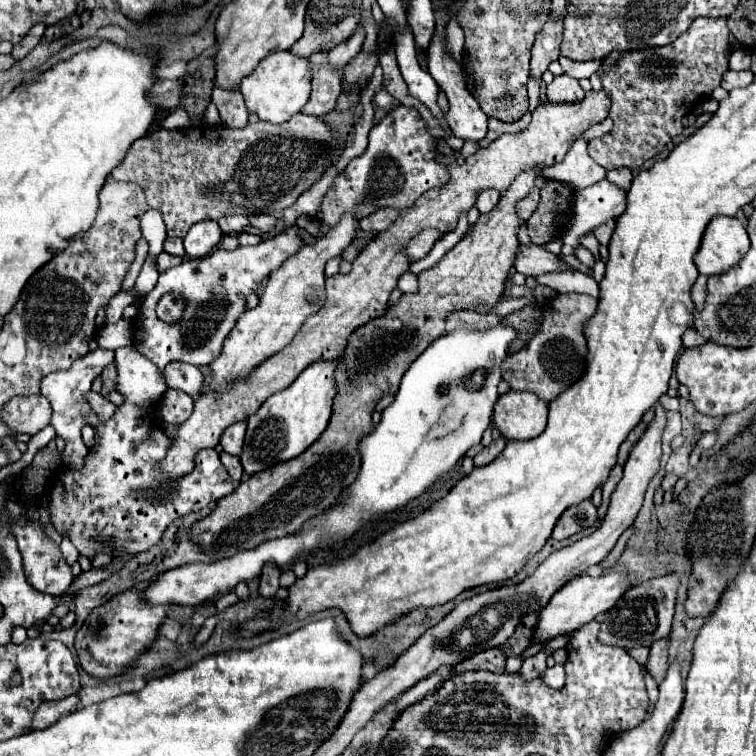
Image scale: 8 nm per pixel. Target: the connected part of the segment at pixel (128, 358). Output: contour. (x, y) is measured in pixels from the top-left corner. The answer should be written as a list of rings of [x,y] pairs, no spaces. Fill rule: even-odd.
[[[135,347],[117,349],[115,365],[123,405],[109,421],[101,421],[93,412],[87,415],[88,423],[97,429],[99,443],[89,451],[81,471],[65,469],[63,483],[55,481],[49,491],[49,521],[59,535],[69,535],[79,555],[89,559],[95,559],[103,545],[111,547],[113,557],[143,553],[161,539],[171,521],[235,489],[215,449],[199,451],[193,471],[183,477],[169,479],[159,471],[157,465],[171,447],[171,439],[153,421],[153,409],[167,391],[165,379]]]

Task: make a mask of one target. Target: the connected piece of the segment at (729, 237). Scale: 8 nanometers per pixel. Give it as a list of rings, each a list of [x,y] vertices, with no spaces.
[[[713,217],[707,225],[701,249],[695,253],[693,261],[703,275],[719,275],[725,269],[731,269],[747,251],[749,235],[745,227],[733,217]]]

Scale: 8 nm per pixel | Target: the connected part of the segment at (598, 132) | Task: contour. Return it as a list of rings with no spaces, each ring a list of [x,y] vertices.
[[[605,119],[605,121],[601,121],[601,123],[597,123],[597,125],[593,125],[591,129],[587,129],[581,137],[589,143],[591,139],[597,139],[597,137],[601,137],[601,135],[605,135],[605,133],[609,133],[611,131],[611,127],[613,127],[613,121],[611,119]]]

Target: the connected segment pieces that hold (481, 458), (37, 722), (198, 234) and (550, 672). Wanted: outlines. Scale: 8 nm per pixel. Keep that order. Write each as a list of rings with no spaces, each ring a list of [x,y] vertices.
[[[499,437],[499,439],[495,439],[489,447],[483,447],[483,451],[479,451],[479,453],[473,457],[475,465],[477,465],[477,467],[483,467],[483,465],[491,463],[491,461],[503,451],[505,443],[507,443],[507,439],[505,439],[505,437]]]
[[[71,695],[71,697],[65,697],[61,701],[49,701],[49,703],[43,703],[39,705],[39,709],[35,711],[35,717],[33,717],[33,723],[31,723],[31,729],[45,729],[49,725],[53,725],[59,717],[75,711],[79,705],[79,697],[77,695]]]
[[[203,221],[199,225],[193,225],[183,239],[187,257],[199,259],[199,257],[209,255],[217,247],[221,237],[223,237],[223,233],[219,233],[217,221]]]
[[[555,665],[555,667],[547,669],[541,679],[543,679],[545,685],[549,685],[553,689],[561,689],[565,685],[565,669],[563,669],[563,665]]]

